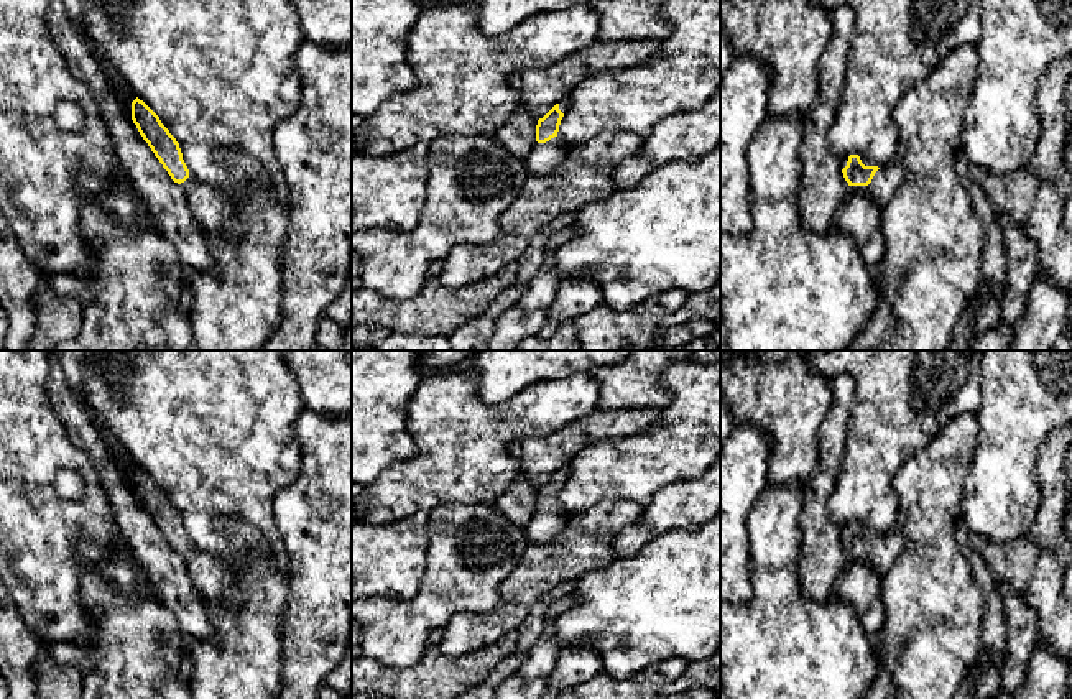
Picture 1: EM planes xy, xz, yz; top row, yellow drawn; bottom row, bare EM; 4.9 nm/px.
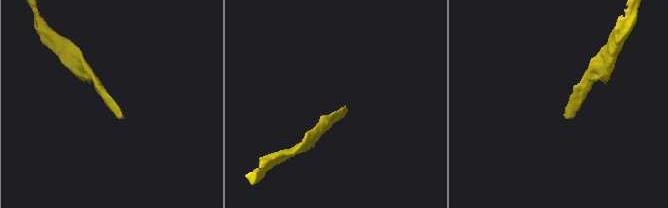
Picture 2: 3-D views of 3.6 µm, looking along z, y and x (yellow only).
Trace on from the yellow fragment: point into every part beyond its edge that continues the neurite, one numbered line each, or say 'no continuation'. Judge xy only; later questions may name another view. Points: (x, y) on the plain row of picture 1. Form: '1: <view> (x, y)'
1: xy (212, 579)

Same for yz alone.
1: yz (887, 548)

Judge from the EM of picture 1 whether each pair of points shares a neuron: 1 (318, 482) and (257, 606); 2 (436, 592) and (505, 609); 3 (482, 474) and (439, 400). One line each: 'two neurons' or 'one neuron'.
1: two neurons
2: two neurons
3: one neuron

